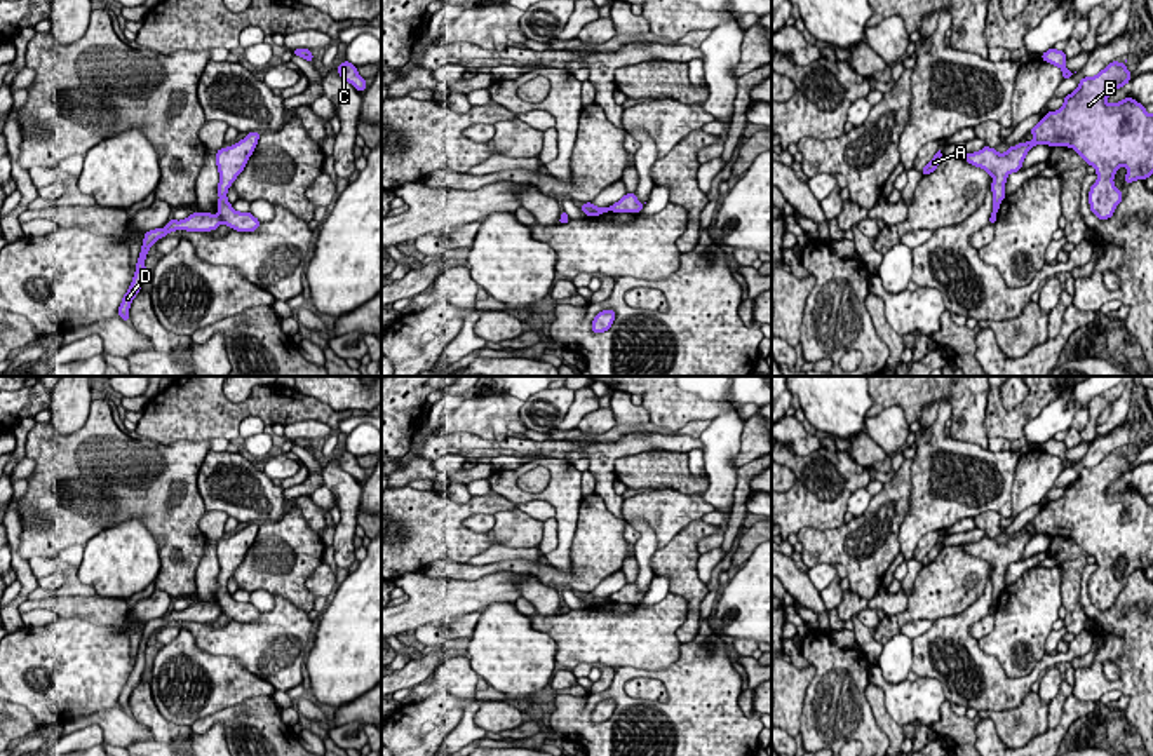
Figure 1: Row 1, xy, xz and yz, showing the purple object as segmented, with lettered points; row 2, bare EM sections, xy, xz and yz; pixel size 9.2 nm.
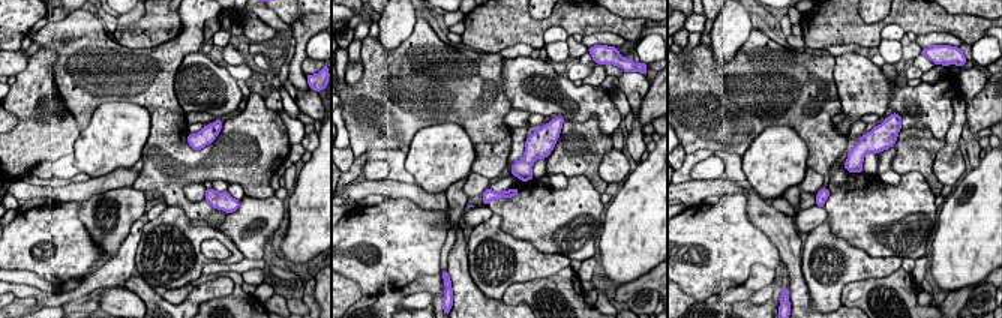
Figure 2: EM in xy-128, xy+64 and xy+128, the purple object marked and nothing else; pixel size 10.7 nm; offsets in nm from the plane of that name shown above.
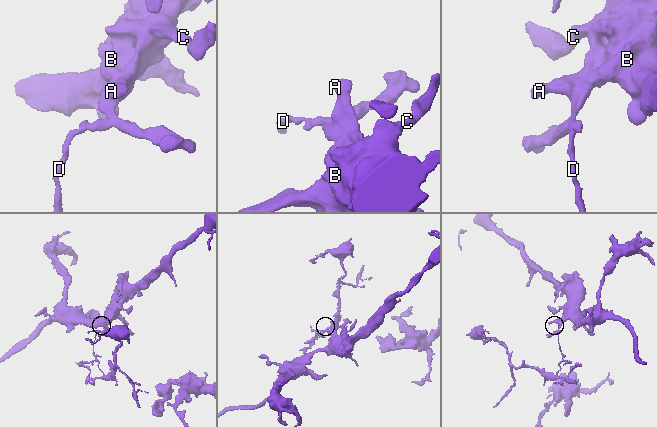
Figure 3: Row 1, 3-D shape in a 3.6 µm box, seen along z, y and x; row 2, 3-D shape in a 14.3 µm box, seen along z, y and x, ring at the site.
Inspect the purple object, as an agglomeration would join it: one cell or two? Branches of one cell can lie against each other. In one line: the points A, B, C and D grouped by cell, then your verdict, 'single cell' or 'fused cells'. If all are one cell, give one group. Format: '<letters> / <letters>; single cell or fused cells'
A B C / D; fused cells

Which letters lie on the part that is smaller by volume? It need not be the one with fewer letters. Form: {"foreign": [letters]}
{"foreign": ["D"]}

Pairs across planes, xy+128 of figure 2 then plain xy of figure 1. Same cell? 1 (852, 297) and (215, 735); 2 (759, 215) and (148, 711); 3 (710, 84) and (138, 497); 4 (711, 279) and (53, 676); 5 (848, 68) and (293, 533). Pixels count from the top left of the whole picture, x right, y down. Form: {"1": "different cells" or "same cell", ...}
{"1": "different cells", "2": "same cell", "3": "same cell", "4": "same cell", "5": "different cells"}

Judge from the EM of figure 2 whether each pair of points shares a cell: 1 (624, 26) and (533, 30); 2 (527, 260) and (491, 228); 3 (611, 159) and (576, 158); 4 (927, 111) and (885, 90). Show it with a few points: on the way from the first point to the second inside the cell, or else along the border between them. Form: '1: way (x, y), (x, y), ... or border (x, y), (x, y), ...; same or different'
1: way (602, 20), (555, 20); same
2: way (518, 252), (500, 237); same
3: border (612, 147), (599, 167), (599, 176), (606, 183); different
4: way (917, 105), (896, 96); same

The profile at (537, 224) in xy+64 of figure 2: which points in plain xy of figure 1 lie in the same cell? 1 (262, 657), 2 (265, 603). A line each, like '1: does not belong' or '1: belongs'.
1: belongs
2: does not belong

